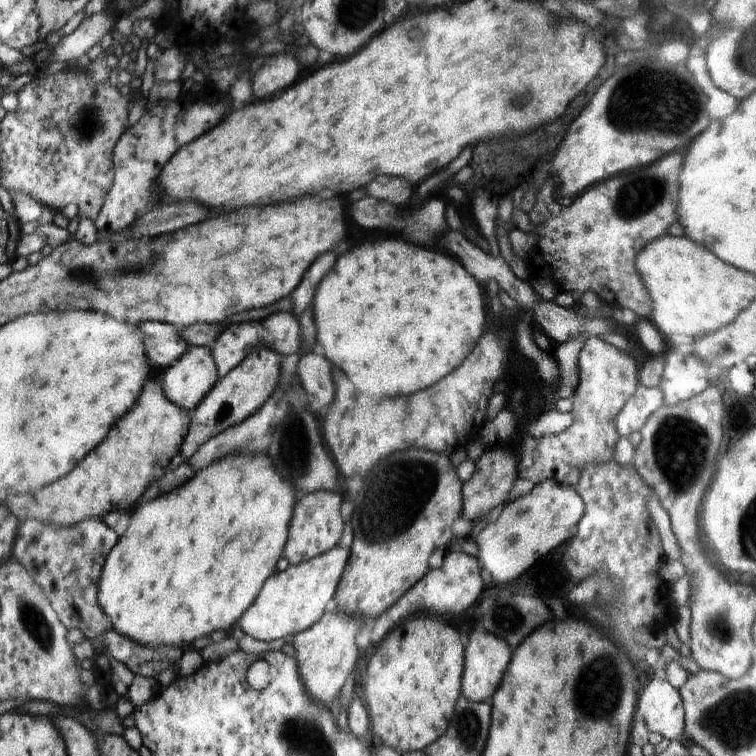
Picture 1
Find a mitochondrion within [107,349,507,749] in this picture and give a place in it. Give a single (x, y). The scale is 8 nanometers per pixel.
(292, 448)

